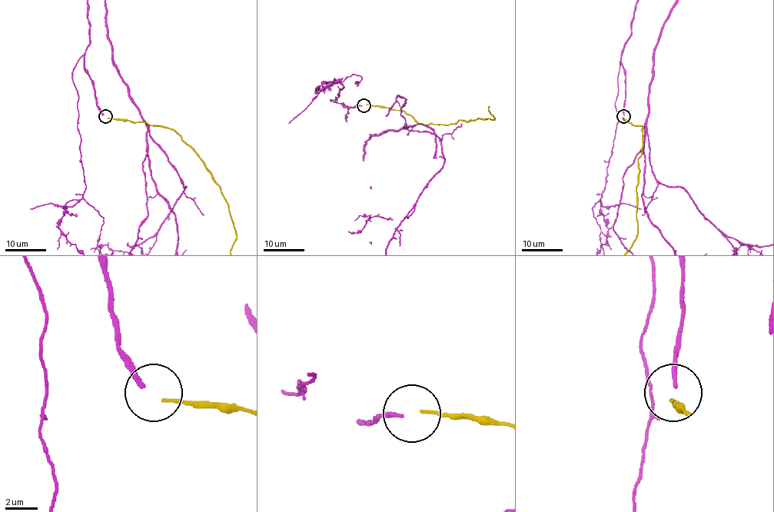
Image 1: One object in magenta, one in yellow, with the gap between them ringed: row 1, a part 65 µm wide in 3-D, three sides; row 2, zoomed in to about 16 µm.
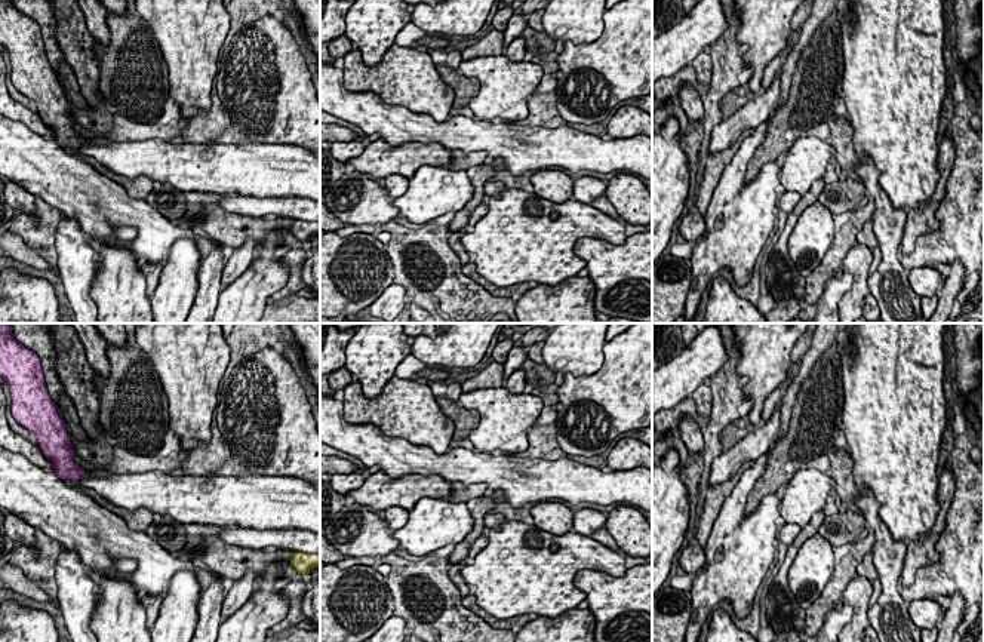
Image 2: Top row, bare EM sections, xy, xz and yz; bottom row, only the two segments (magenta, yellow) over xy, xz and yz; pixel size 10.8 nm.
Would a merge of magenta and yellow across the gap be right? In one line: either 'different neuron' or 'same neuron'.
different neuron

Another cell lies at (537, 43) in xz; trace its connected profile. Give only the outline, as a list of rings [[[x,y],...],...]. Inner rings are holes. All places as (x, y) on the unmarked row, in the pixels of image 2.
[[[526,27],[522,36],[525,37],[526,52],[531,52],[533,56],[556,50],[556,40],[544,31],[539,33]]]

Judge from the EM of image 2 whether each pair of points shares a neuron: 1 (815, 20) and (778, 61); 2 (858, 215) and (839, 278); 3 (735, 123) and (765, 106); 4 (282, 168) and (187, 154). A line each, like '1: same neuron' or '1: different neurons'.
1: different neurons
2: different neurons
3: same neuron
4: same neuron

